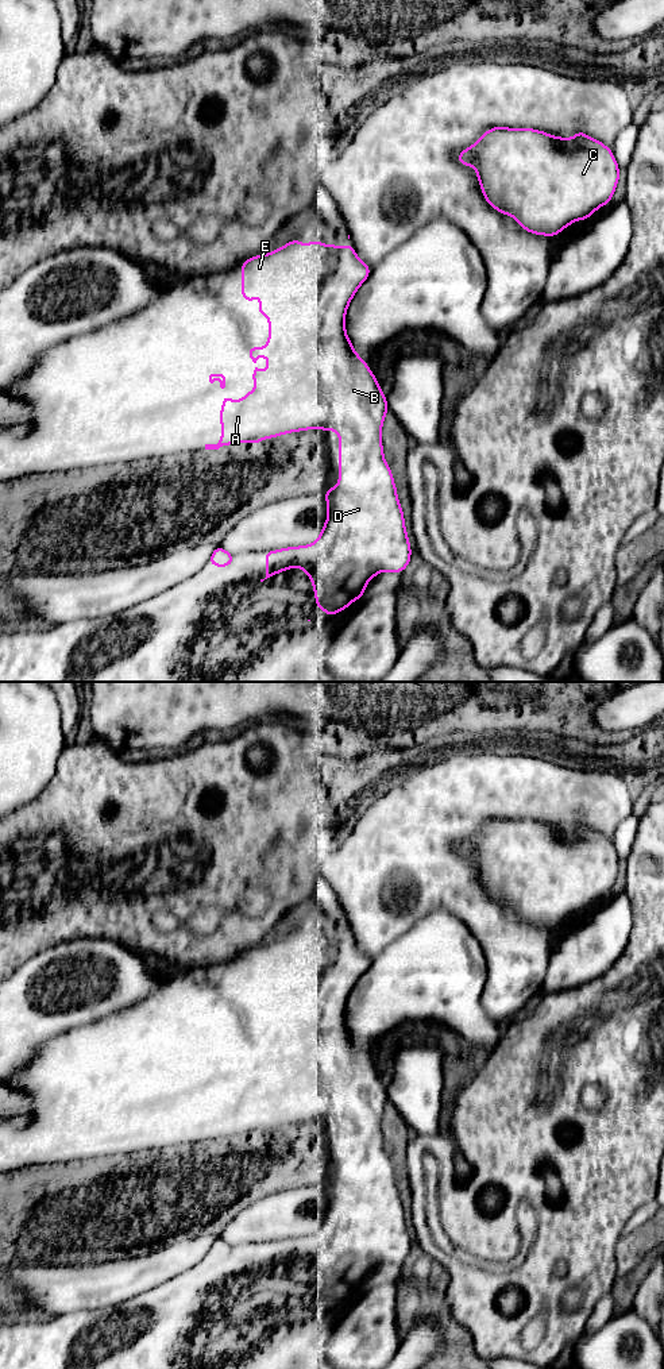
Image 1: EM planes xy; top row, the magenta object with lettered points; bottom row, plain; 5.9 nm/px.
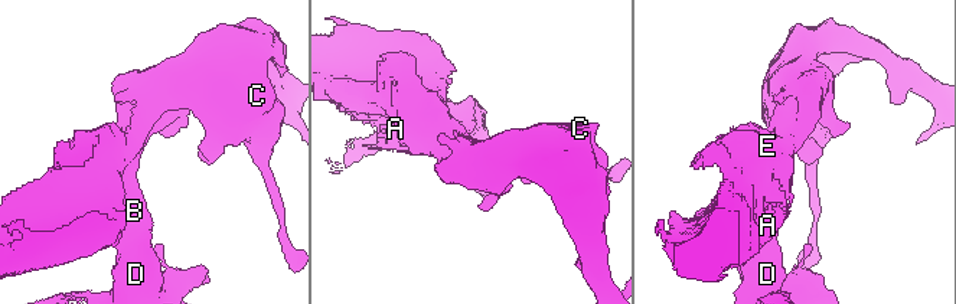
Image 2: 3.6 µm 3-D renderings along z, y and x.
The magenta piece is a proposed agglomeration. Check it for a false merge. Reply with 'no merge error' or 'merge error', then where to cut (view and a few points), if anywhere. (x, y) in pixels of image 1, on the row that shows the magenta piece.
no merge error; no cut

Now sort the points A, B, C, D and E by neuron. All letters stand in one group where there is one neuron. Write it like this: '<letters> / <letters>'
A B C D E

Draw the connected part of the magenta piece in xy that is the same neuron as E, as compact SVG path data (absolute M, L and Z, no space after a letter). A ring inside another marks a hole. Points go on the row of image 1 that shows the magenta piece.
M294 239L273 252L255 255L242 263L242 297L251 304L258 297L258 290L262 290L258 313L269 316L269 343L266 347L247 348L247 355L252 359L252 382L258 389L250 390L240 401L232 401L228 396L220 397L224 402L220 408L220 425L224 432L217 444L205 444L205 450L219 450L240 441L250 441L256 447L259 440L290 432L313 428L339 432L339 486L327 487L328 517L317 541L265 552L265 579L285 572L286 568L302 568L313 582L314 606L329 617L362 598L368 581L377 574L402 572L412 555L393 474L383 458L381 431L389 410L386 396L345 333L344 315L370 273L371 269L356 257L350 242L345 248L319 240L310 240L304 247L301 239ZM259 352L269 359L269 367L262 374L258 373Z

